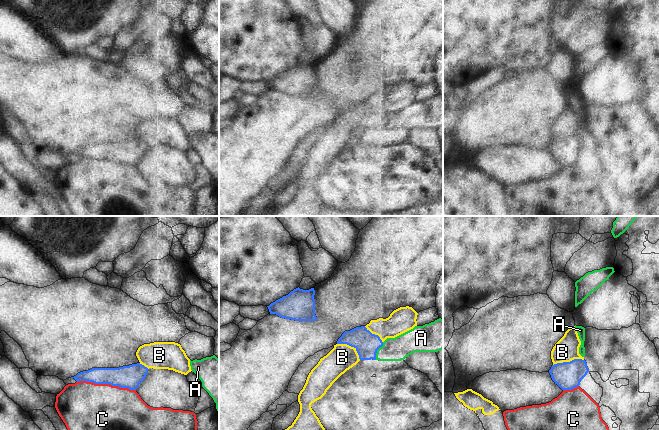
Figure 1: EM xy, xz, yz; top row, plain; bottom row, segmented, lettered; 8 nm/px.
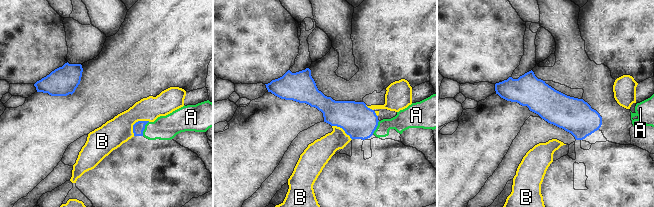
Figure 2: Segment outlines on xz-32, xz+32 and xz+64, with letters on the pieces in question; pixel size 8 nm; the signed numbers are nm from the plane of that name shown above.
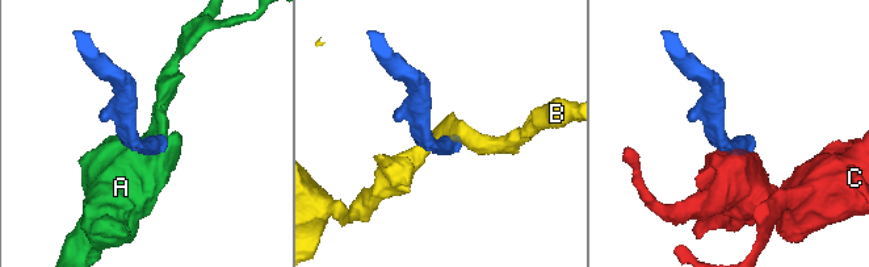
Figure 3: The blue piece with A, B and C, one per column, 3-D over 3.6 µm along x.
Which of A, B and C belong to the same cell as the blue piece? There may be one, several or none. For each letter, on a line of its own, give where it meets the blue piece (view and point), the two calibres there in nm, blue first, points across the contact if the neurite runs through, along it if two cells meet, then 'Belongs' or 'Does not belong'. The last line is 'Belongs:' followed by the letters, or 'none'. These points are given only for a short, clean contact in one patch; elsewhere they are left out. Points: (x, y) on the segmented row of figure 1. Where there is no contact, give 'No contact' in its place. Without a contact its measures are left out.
A: Touches blue at xz (376, 351). Thickness 190 nm (blue) against 190 nm. Path across: xz (366, 344), (376, 351), (394, 349). Belongs
B: Touches blue at yz (568, 362). Thickness 220 nm (blue) against 190 nm. Boundary: yz (583, 359), (572, 359), (557, 362), (553, 365). Does not belong
C: Touches blue at xy (106, 383). Thickness 180 nm (blue) against 380 nm. Does not belong
Belongs: A

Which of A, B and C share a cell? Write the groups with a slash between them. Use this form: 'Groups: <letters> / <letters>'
Groups: A / B / C

